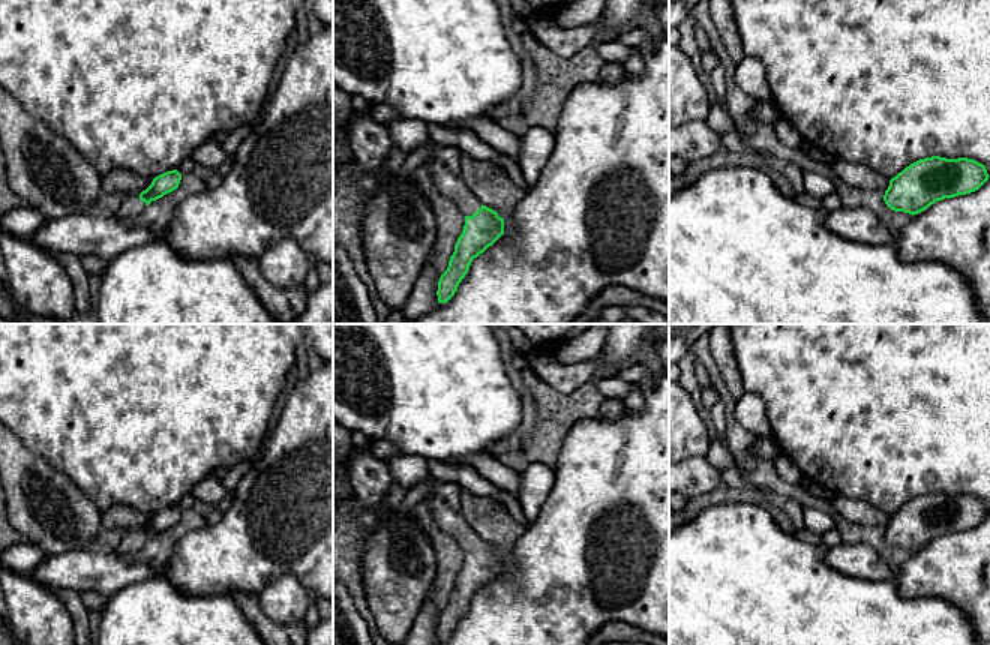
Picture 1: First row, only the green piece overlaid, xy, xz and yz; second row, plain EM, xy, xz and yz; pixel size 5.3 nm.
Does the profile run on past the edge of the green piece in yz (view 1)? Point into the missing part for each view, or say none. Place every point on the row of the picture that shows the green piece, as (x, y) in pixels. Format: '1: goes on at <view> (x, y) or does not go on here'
1: does not go on here

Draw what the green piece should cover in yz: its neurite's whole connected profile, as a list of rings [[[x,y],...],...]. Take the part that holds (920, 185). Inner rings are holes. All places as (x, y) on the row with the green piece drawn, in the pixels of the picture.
[[[932,156],[892,177],[884,201],[891,210],[914,216],[936,201],[978,190],[988,177],[986,166],[974,159]]]

